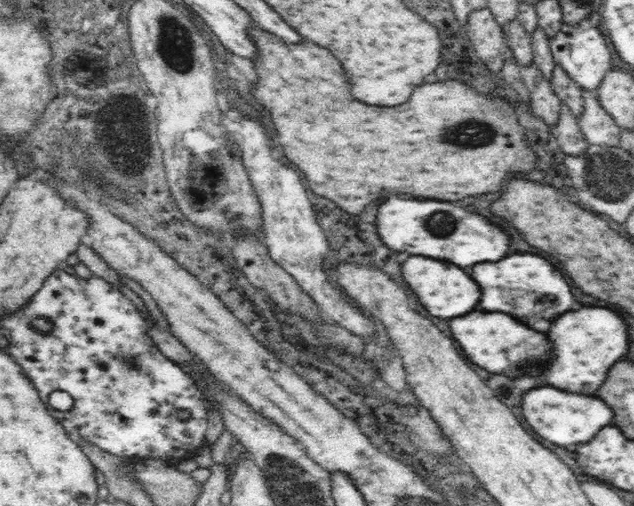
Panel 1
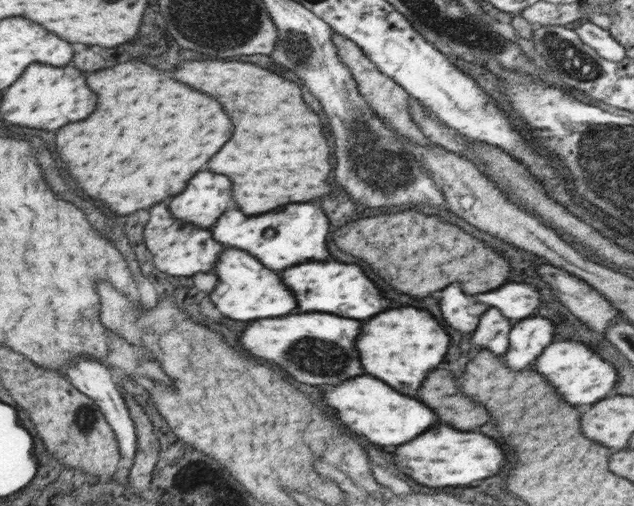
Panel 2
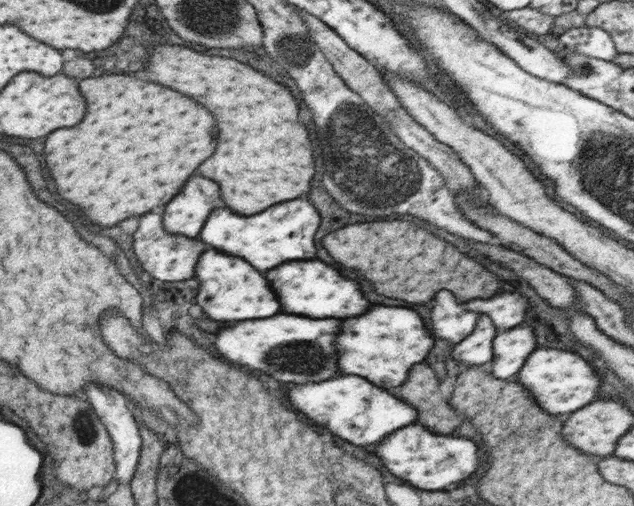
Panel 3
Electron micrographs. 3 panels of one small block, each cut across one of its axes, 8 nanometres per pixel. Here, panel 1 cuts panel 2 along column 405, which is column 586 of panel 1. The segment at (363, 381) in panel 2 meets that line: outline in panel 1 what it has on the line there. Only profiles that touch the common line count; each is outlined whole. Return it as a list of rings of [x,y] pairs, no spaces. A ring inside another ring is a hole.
[[[552,386],[526,392],[522,398],[522,410],[524,410],[526,422],[534,428],[534,432],[558,446],[590,442],[600,432],[600,428],[612,424],[612,418],[614,418],[614,412],[610,410],[610,406],[606,406],[600,398],[570,394]]]

